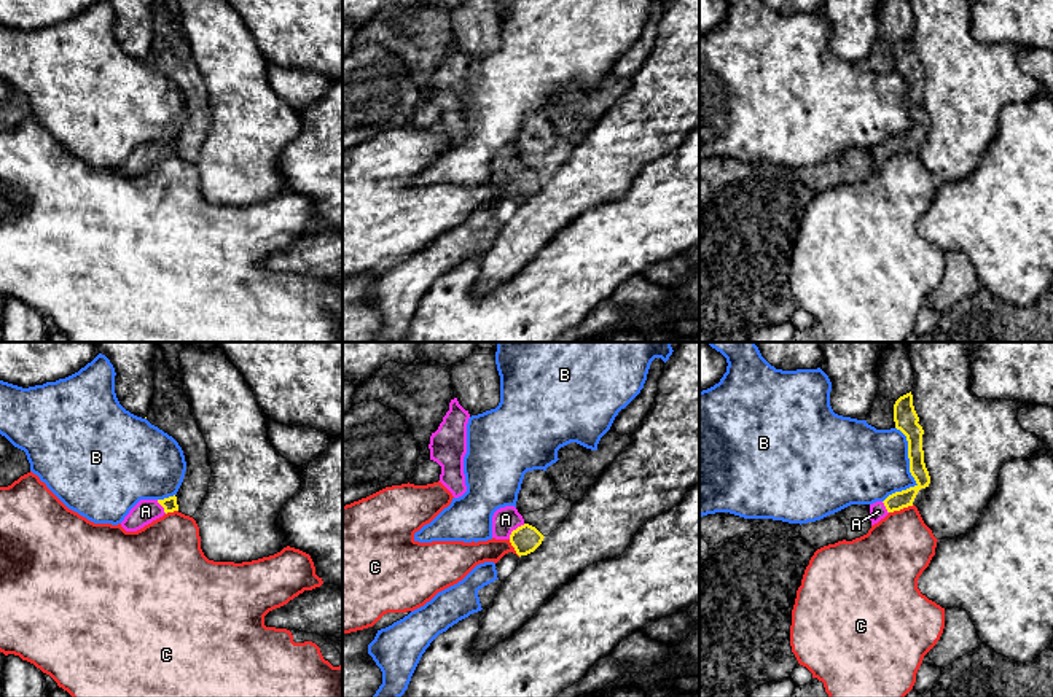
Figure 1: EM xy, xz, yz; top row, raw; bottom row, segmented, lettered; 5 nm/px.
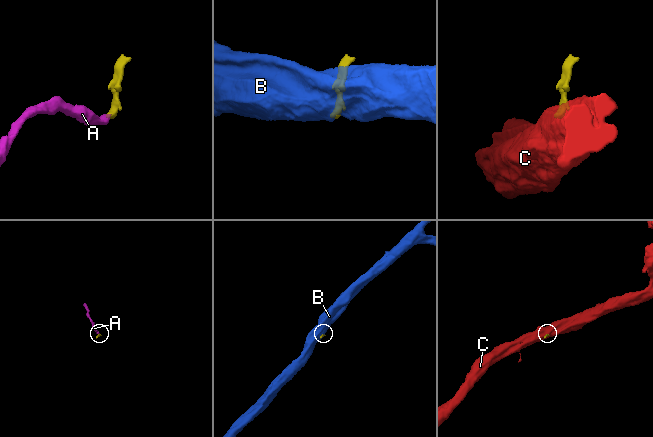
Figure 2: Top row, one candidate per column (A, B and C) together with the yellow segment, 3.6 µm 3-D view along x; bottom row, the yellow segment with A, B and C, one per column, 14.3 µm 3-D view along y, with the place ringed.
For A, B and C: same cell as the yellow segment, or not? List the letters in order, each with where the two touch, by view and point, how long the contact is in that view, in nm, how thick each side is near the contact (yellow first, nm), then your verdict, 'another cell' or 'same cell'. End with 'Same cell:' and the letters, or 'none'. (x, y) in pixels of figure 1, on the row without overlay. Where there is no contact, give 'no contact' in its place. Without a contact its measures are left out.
A: meets yellow in xz at (516, 172); contact 120 nm long; 140 nm thick on the yellow side, 130 nm on the other; same cell
B: meets yellow in yz at (910, 115); contact 380 nm long; 110 nm thick on the yellow side, 400 nm on the other; another cell
C: meets yellow in yz at (900, 151); contact 130 nm long; 90 nm thick on the yellow side, 340 nm on the other; another cell
Same cell: A

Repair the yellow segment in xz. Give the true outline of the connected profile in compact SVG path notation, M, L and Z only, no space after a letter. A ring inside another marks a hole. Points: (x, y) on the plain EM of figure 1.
M505 150L492 159L492 181L508 183L521 201L534 196L545 180L535 170L526 167L515 150Z

